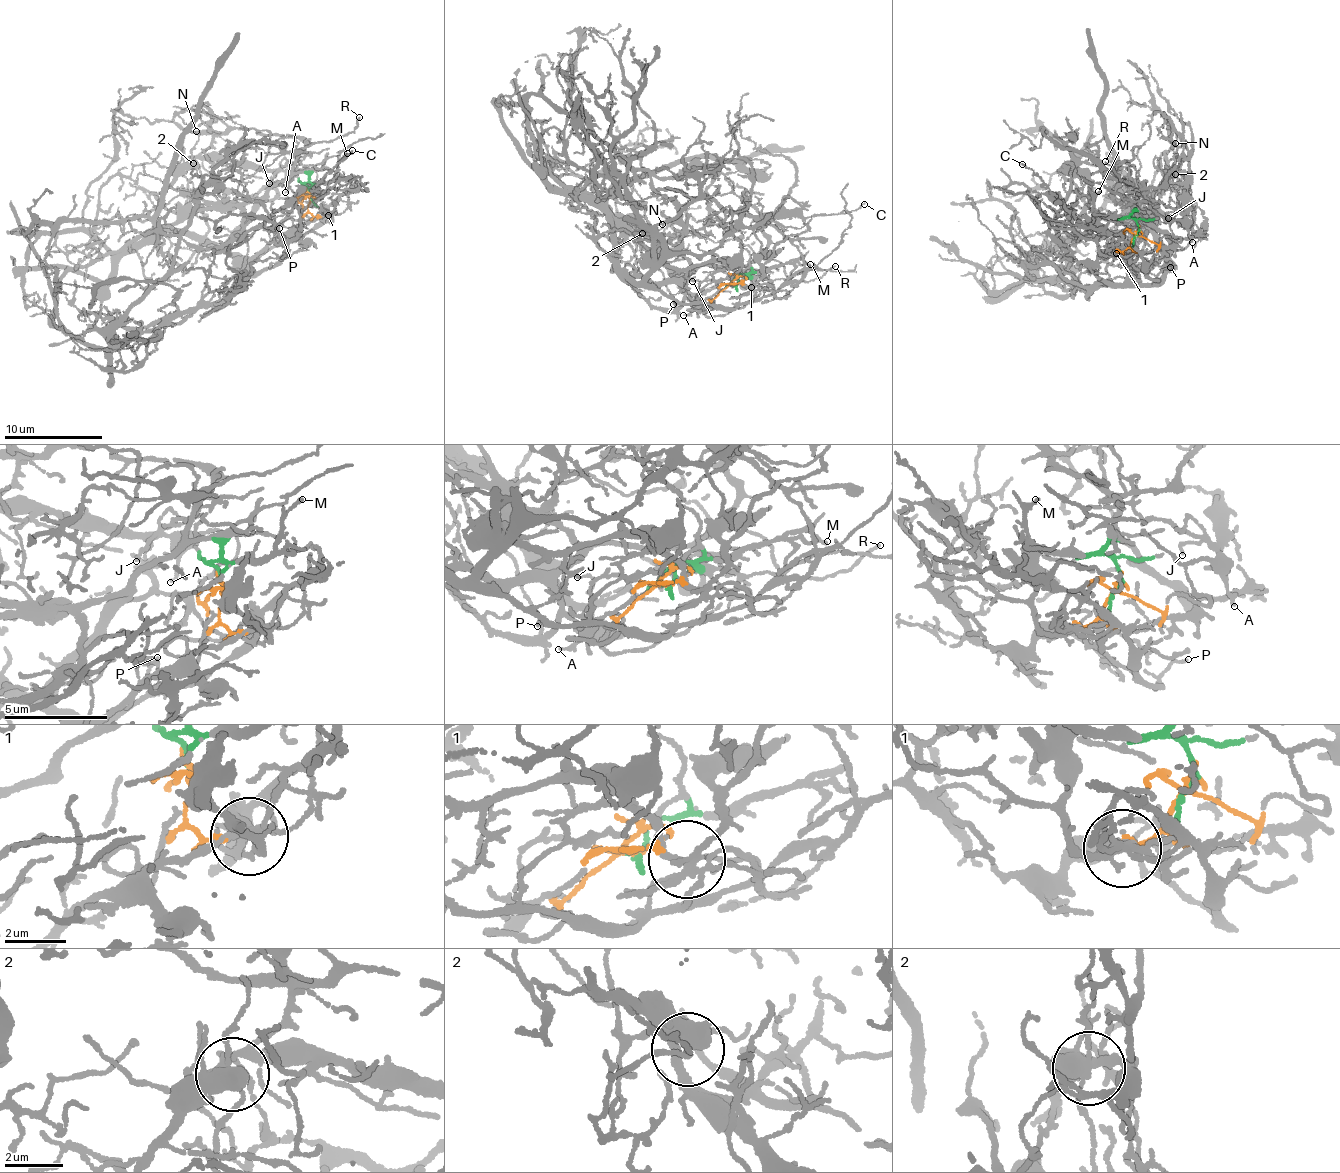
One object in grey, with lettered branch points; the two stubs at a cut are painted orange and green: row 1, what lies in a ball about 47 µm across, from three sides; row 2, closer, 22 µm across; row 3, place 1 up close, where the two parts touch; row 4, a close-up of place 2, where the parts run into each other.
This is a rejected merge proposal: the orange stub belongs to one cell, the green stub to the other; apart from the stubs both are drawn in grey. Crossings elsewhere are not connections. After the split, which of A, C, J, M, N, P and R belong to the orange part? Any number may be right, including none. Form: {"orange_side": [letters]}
{"orange_side": ["A", "C", "J"]}

